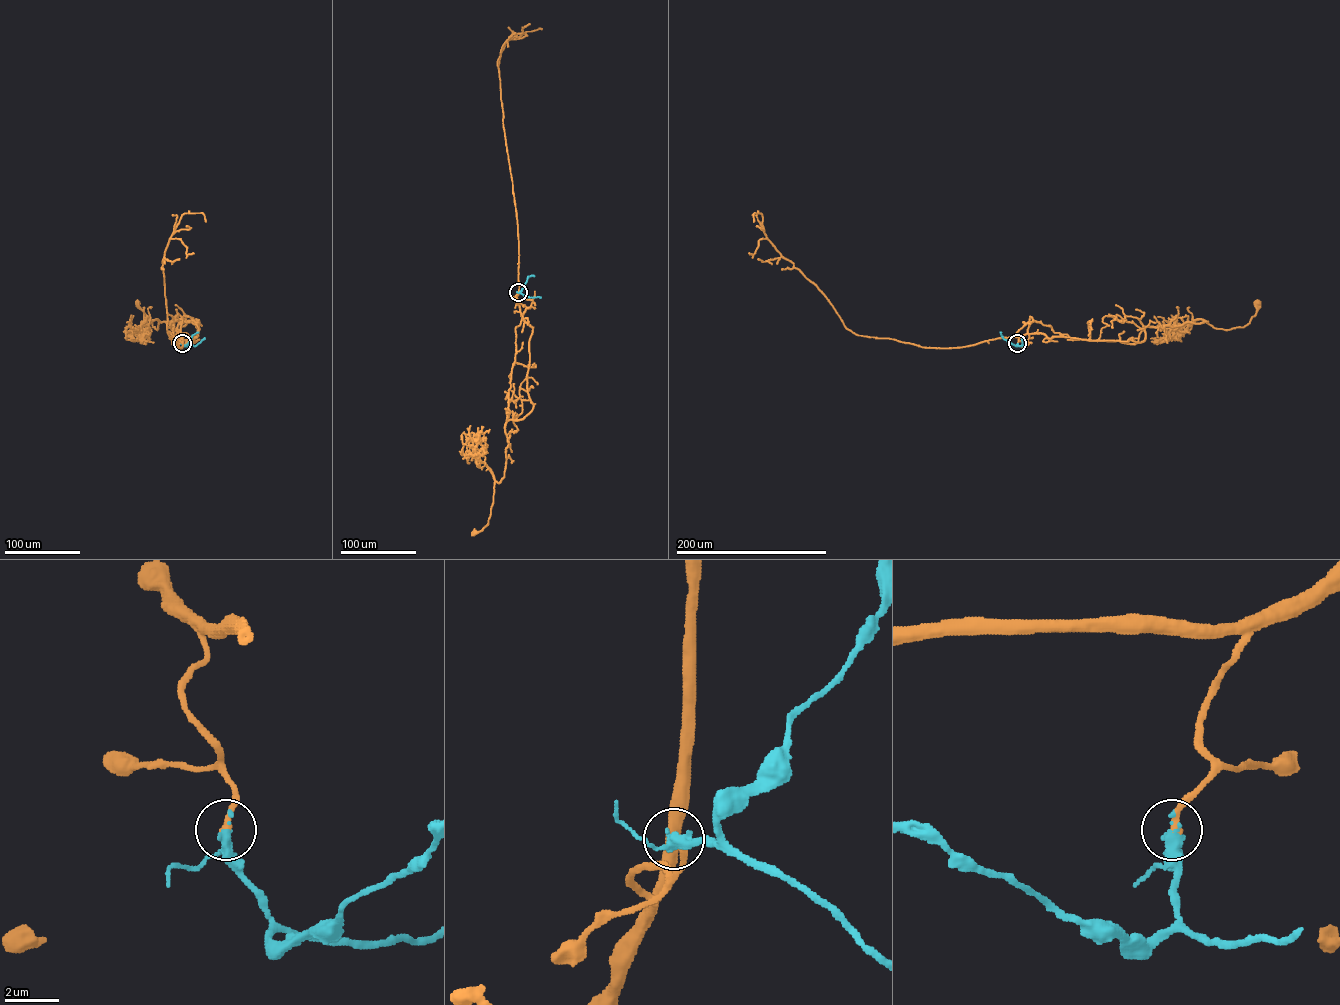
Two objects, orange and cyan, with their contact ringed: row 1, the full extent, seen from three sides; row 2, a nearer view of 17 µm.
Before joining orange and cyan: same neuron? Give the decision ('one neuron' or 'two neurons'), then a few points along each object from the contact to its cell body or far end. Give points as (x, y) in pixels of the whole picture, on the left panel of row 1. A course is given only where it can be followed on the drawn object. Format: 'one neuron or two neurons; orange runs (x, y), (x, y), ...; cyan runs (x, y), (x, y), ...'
one neuron; orange runs (182, 343), (181, 334), (196, 336), (194, 342), (182, 339), (170, 322), (159, 321), (156, 329), (137, 303); cyan runs (182, 343), (185, 345), (198, 332)

